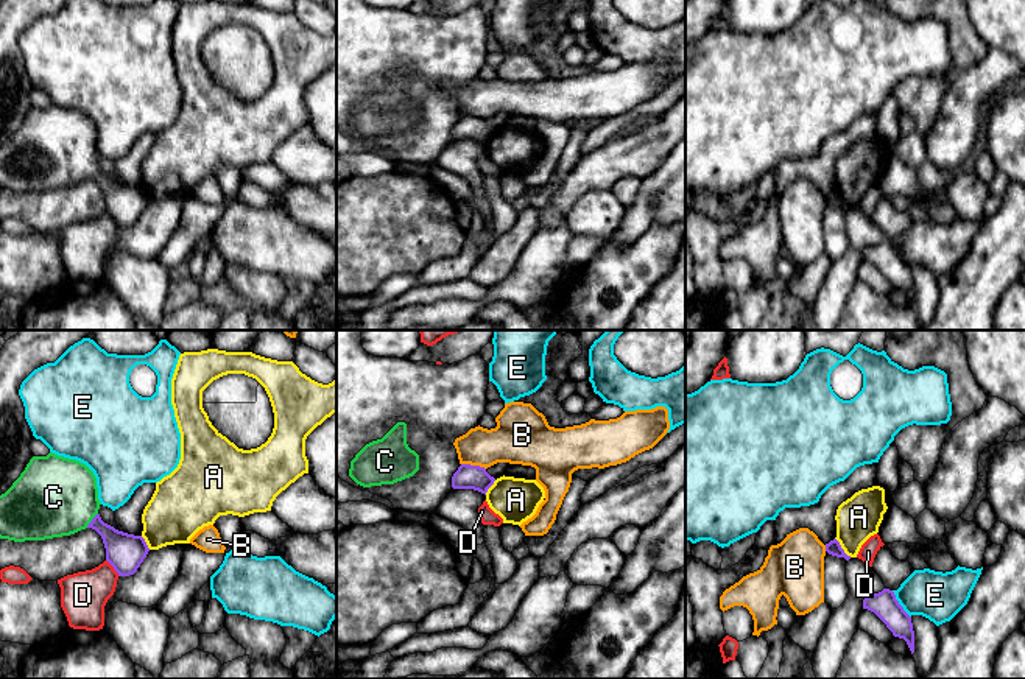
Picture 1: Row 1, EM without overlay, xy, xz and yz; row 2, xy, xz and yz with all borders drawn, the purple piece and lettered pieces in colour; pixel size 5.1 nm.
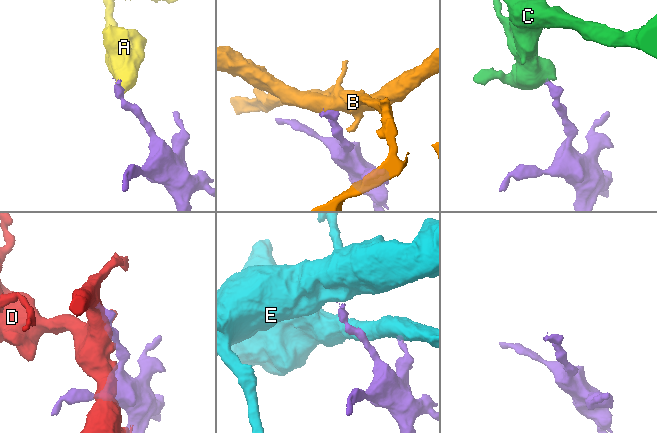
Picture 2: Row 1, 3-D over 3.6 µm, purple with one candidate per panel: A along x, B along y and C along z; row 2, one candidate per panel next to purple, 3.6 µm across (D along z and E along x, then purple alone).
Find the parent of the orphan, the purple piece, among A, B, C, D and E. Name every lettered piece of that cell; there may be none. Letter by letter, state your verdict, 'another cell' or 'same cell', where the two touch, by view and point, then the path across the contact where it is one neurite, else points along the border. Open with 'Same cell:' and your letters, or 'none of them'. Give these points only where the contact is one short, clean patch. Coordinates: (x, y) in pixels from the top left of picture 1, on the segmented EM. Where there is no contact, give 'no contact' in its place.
Same cell: C
A: another cell; contact yz (841, 548); border yz (835, 538), (840, 547), (851, 556)
B: another cell; contact xz (474, 466); border xz (461, 463), (485, 469)
C: same cell; contact xy (92, 520); way xy (125, 552), (92, 520), (73, 505), (53, 497)
D: another cell; contact xy (112, 566)
E: another cell; contact yz (899, 605); border yz (891, 591), (910, 617)

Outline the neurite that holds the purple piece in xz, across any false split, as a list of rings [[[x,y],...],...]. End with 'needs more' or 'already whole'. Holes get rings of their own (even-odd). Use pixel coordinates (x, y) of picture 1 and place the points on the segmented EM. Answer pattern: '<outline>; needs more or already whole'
[[[461,464],[452,477],[452,487],[474,489],[486,495],[494,481],[495,478],[491,477],[484,467]]]; already whole

